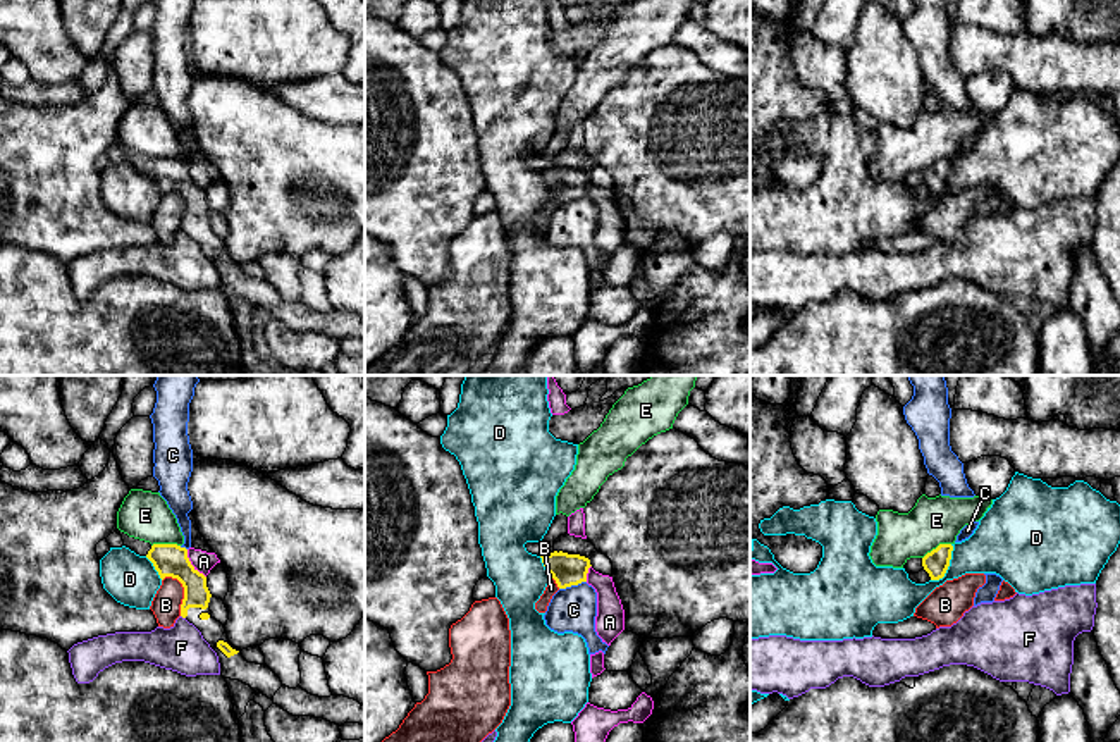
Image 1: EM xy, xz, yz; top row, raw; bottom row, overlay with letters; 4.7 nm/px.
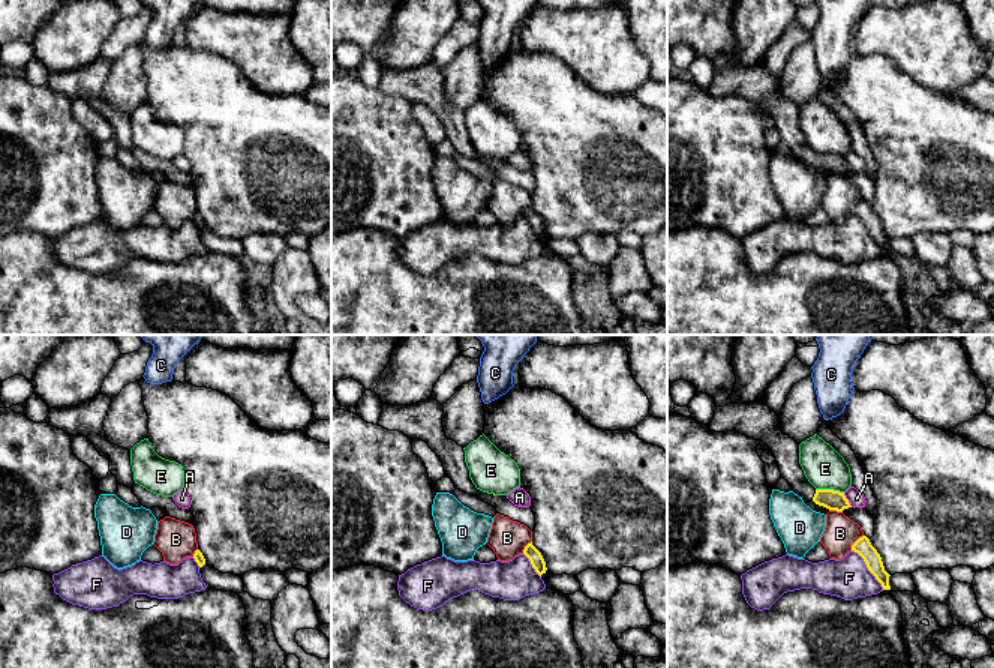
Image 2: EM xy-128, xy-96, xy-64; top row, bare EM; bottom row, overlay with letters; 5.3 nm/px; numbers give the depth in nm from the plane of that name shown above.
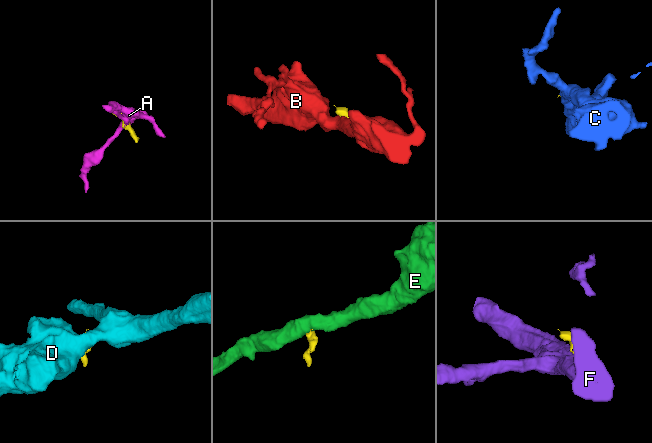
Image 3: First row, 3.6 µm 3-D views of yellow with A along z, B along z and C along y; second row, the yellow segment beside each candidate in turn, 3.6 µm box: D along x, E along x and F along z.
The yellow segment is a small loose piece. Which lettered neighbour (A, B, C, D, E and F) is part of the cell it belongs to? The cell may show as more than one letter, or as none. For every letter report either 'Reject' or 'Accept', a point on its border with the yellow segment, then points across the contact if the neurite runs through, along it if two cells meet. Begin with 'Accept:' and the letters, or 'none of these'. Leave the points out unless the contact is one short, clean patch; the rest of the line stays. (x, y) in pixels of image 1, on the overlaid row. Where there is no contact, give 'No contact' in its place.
Accept: none of these
A: Reject. Touches yellow at xy (190, 563). Boundary: xy (186, 550), (188, 560), (205, 577)
B: Reject. Touches yellow at xy (184, 593). Boundary: xy (166, 575), (174, 577), (183, 587), (181, 615)
C: Reject. Touches yellow at xz (572, 584). Boundary: xz (585, 581), (560, 589)
D: Reject. Touches yellow at yz (948, 565). Boundary: yz (952, 544), (947, 572), (931, 581)
E: Reject. Touches yellow at xy (166, 544). Boundary: xy (179, 544), (152, 546)
F: Reject. Touches yellow at xy (183, 617). Boundary: xy (181, 615), (184, 618)

